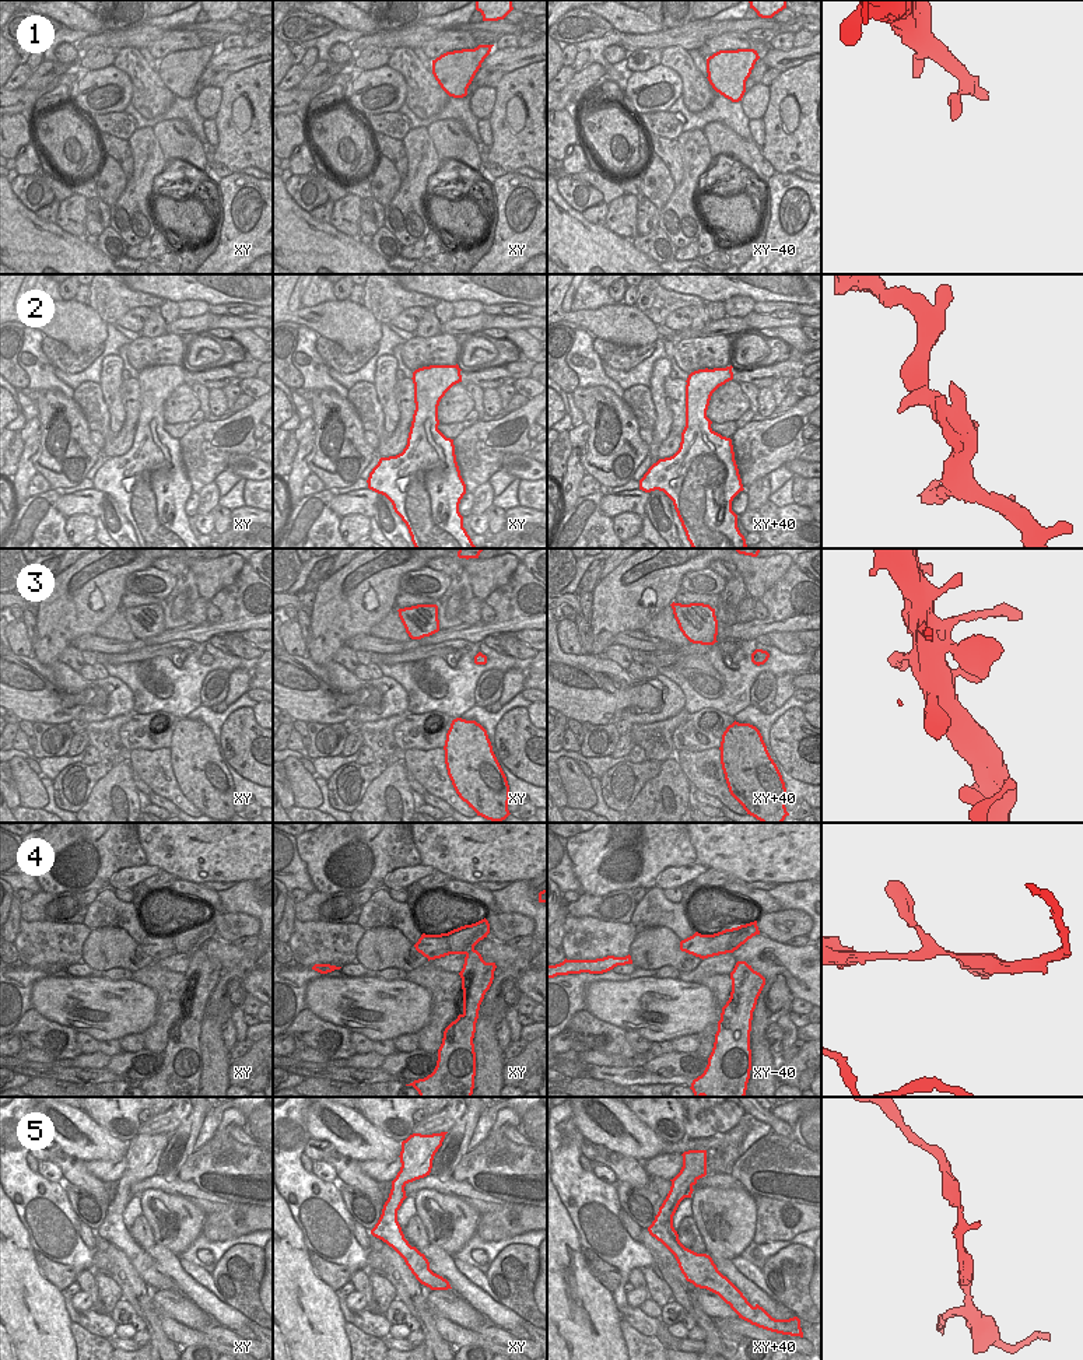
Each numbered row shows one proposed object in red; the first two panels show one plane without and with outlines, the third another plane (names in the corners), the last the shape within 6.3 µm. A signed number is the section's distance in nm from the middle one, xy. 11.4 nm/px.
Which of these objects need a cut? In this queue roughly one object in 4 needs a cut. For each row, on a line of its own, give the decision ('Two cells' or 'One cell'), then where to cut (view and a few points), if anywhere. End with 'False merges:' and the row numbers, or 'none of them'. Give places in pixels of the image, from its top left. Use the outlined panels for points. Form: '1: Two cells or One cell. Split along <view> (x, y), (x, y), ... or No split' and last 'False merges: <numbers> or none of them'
1: One cell. No split
2: One cell. No split
3: One cell. No split
4: Two cells. Split along xy (473, 947), (466, 954)
5: One cell. No split
False merges: 4.

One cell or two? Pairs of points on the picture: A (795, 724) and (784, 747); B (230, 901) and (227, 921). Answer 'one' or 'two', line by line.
A: one
B: two

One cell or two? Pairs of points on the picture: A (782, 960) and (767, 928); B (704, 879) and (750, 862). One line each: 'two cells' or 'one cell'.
A: two cells
B: two cells

